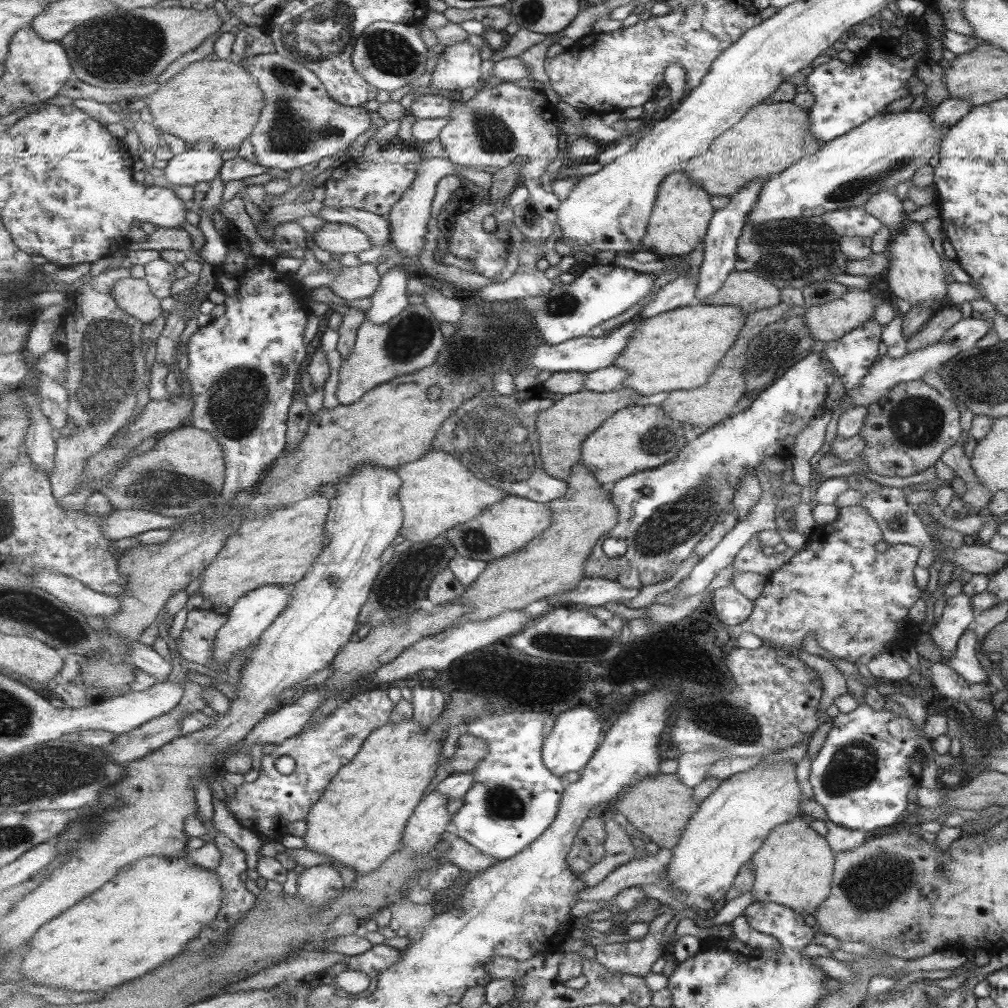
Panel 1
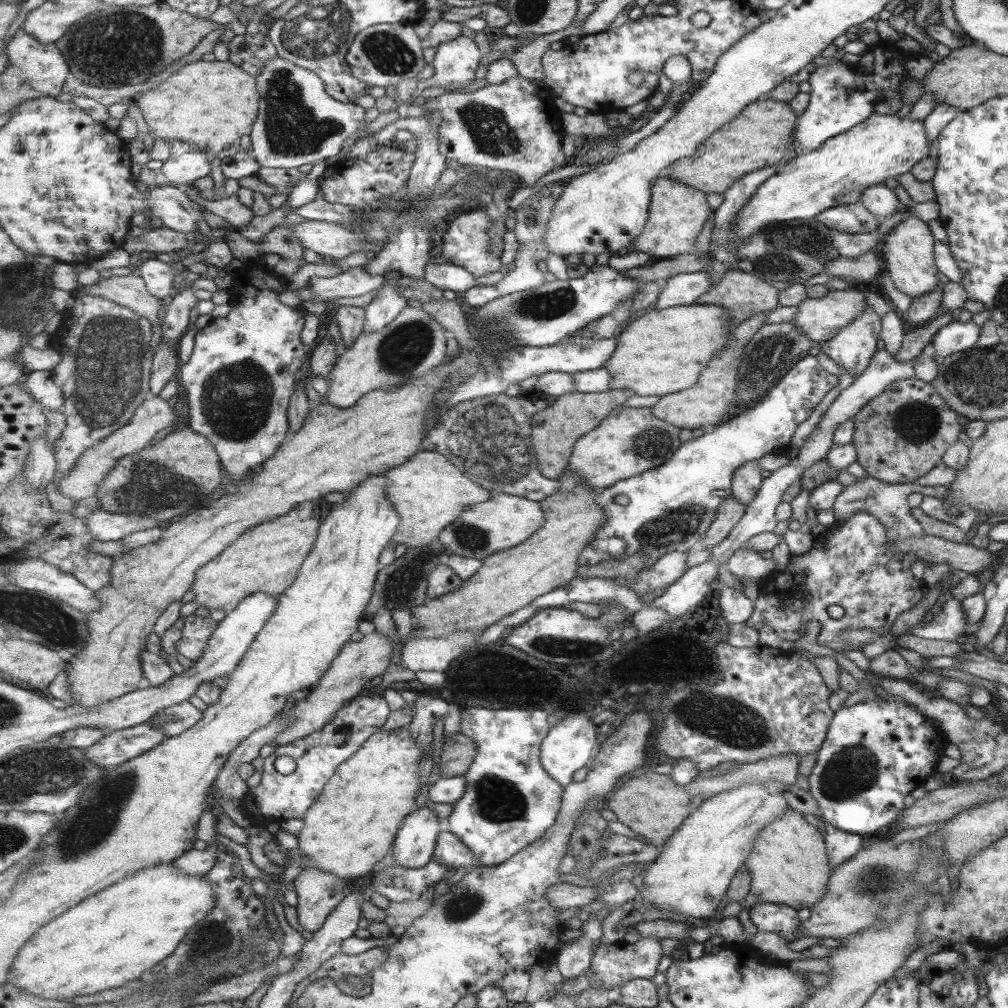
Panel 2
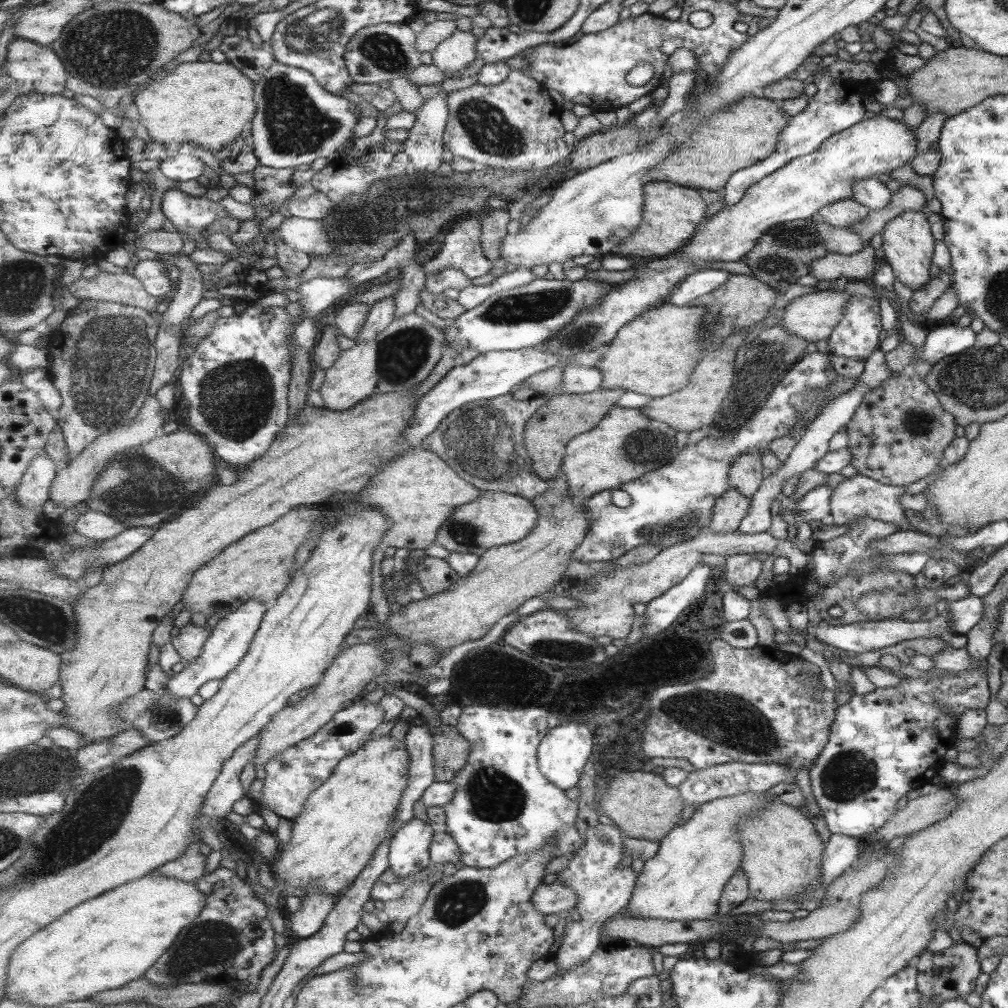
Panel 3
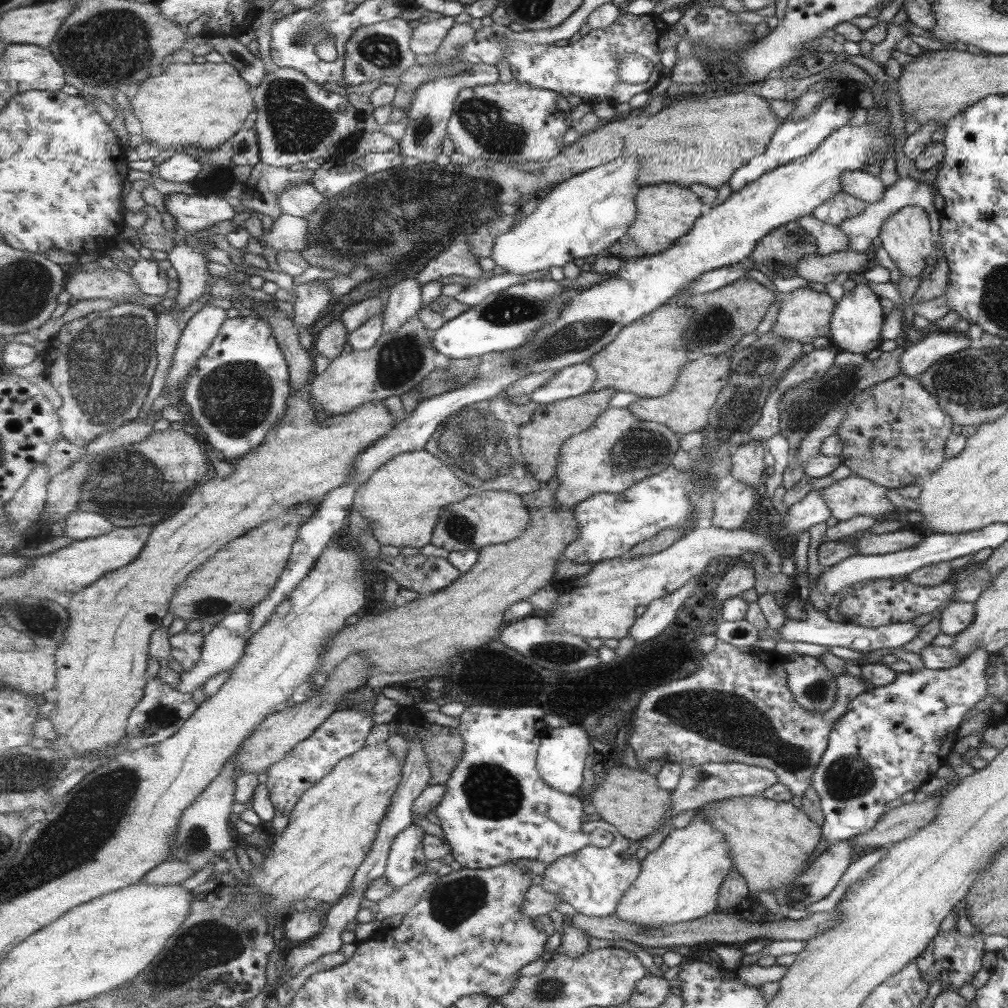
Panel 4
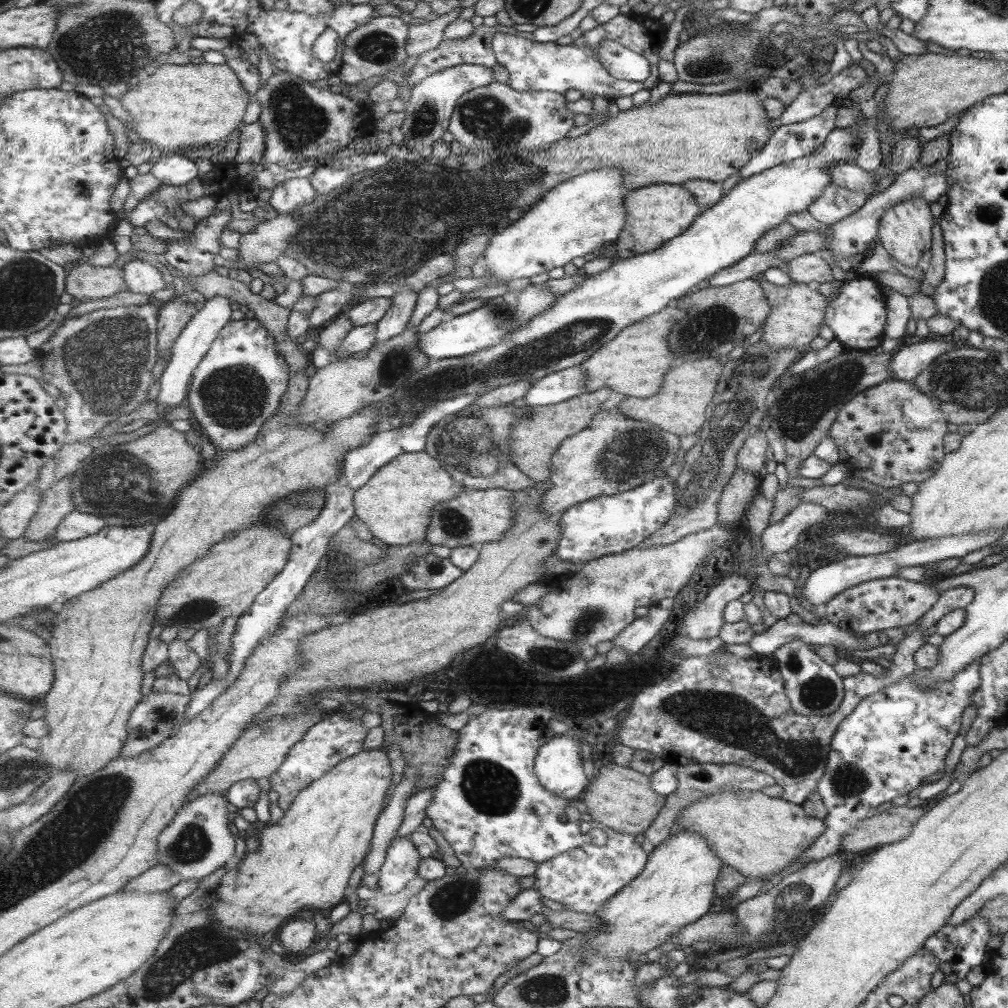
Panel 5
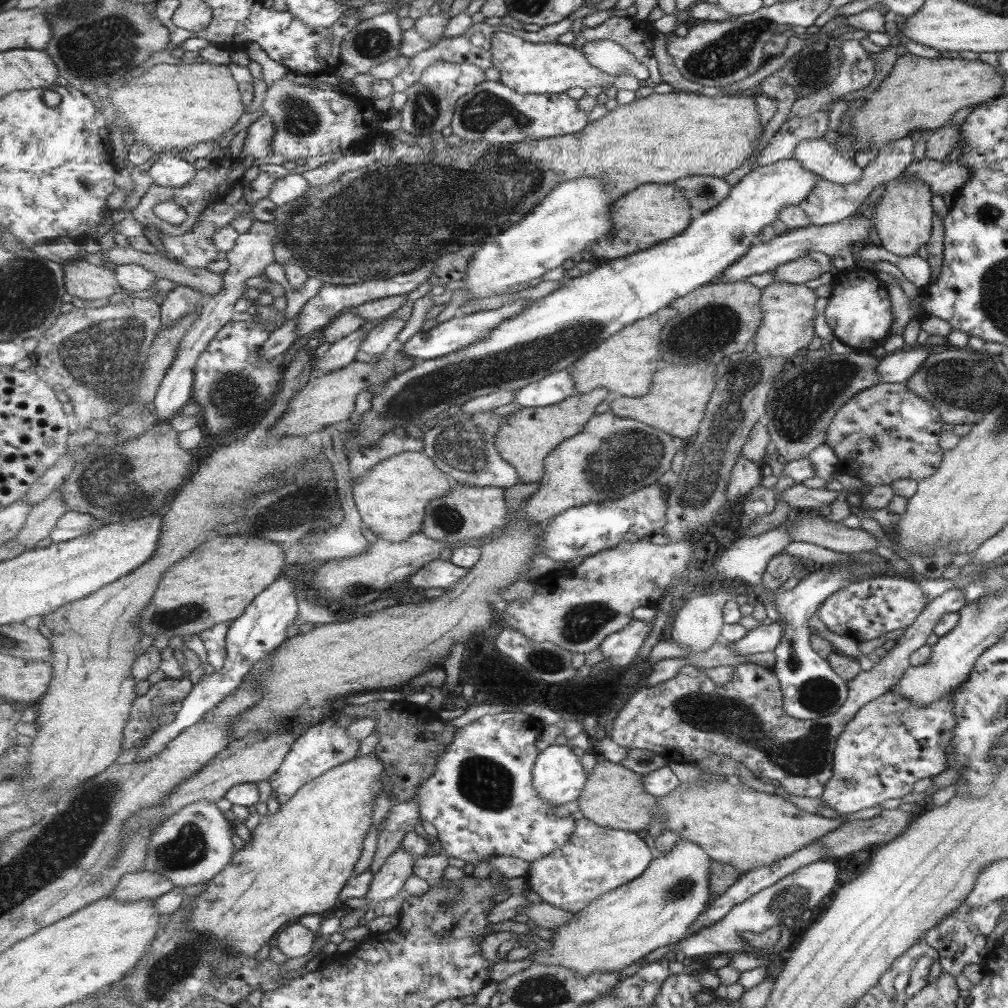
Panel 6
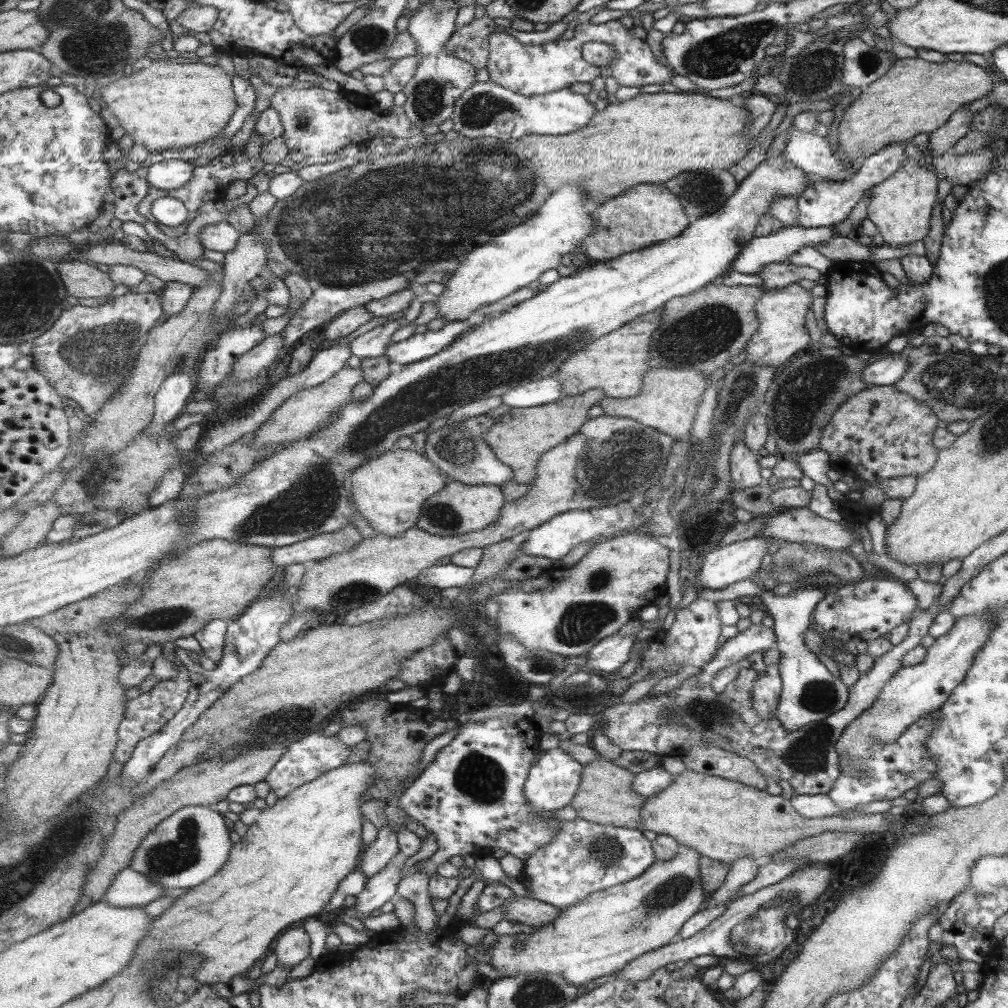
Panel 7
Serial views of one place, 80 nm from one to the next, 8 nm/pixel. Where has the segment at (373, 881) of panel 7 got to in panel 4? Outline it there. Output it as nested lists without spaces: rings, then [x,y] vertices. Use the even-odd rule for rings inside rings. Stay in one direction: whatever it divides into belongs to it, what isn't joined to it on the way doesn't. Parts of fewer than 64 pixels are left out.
[[[409,825],[395,837],[384,874],[389,884],[403,888],[427,870],[429,861],[424,849],[425,830],[418,825]]]

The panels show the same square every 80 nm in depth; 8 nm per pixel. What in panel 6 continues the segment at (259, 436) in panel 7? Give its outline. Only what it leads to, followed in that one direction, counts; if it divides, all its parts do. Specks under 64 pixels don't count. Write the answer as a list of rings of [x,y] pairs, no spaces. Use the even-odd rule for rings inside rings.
[[[399,339],[395,340],[378,356],[374,363],[355,361],[349,366],[311,379],[300,394],[292,400],[284,418],[277,423],[272,433],[274,435],[306,436],[311,432],[321,432],[329,424],[337,424],[337,422],[345,422],[345,420],[351,421],[351,416],[355,412],[355,402],[361,392],[369,390],[373,396],[377,396],[382,393],[390,379],[396,378],[416,366],[419,360],[404,355],[404,343]]]

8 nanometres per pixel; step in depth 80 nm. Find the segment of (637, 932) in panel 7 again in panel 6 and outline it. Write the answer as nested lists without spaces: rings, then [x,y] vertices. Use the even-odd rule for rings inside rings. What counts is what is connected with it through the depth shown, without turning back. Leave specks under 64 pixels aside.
[[[679,839],[673,849],[657,853],[657,857],[639,878],[617,890],[608,892],[594,900],[585,910],[575,912],[576,919],[549,933],[547,941],[552,943],[548,951],[535,950],[533,964],[561,965],[587,976],[597,971],[619,971],[641,961],[658,948],[679,943],[685,939],[689,927],[707,912],[711,905],[710,880],[712,879],[712,856],[695,841]]]

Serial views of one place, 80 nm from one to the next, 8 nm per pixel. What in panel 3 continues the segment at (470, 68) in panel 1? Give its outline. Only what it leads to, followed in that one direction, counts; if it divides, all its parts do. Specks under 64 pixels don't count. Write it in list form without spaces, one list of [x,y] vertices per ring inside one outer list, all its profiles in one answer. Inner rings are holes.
[[[458,30],[431,55],[434,65],[442,71],[444,78],[454,77],[478,59],[478,39],[471,31]]]

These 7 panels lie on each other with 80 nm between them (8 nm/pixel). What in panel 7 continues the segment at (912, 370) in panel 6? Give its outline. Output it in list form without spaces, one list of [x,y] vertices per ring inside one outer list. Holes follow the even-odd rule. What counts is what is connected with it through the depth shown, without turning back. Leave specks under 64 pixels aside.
[[[886,357],[868,363],[863,369],[862,379],[869,385],[889,386],[896,382],[908,370],[908,357]]]

